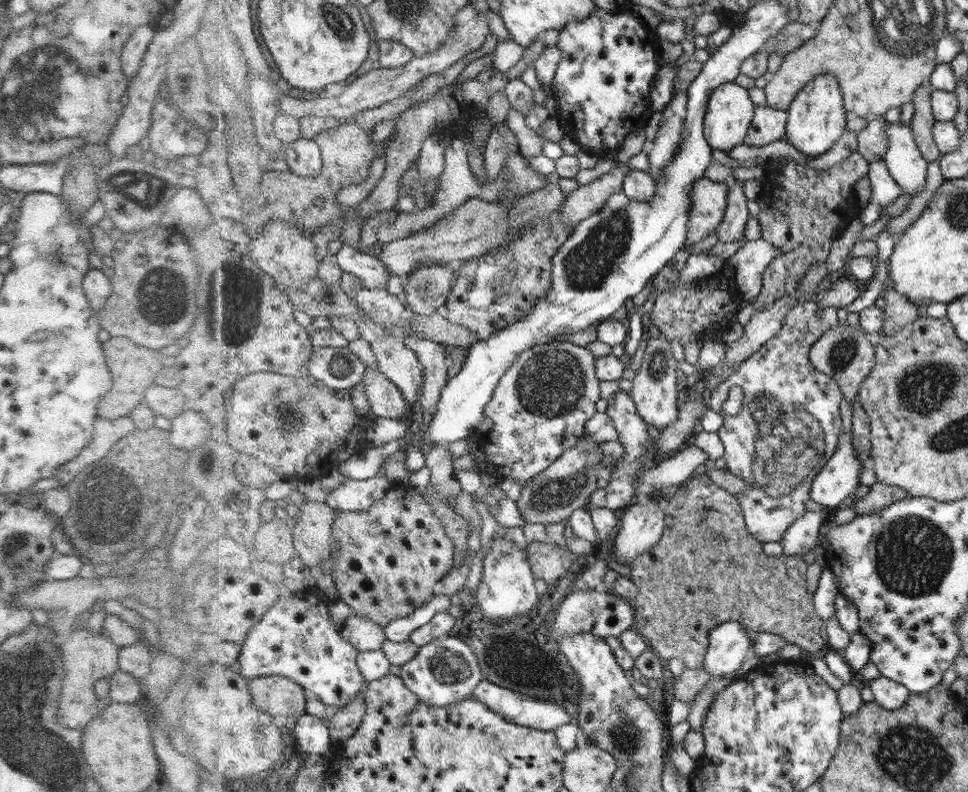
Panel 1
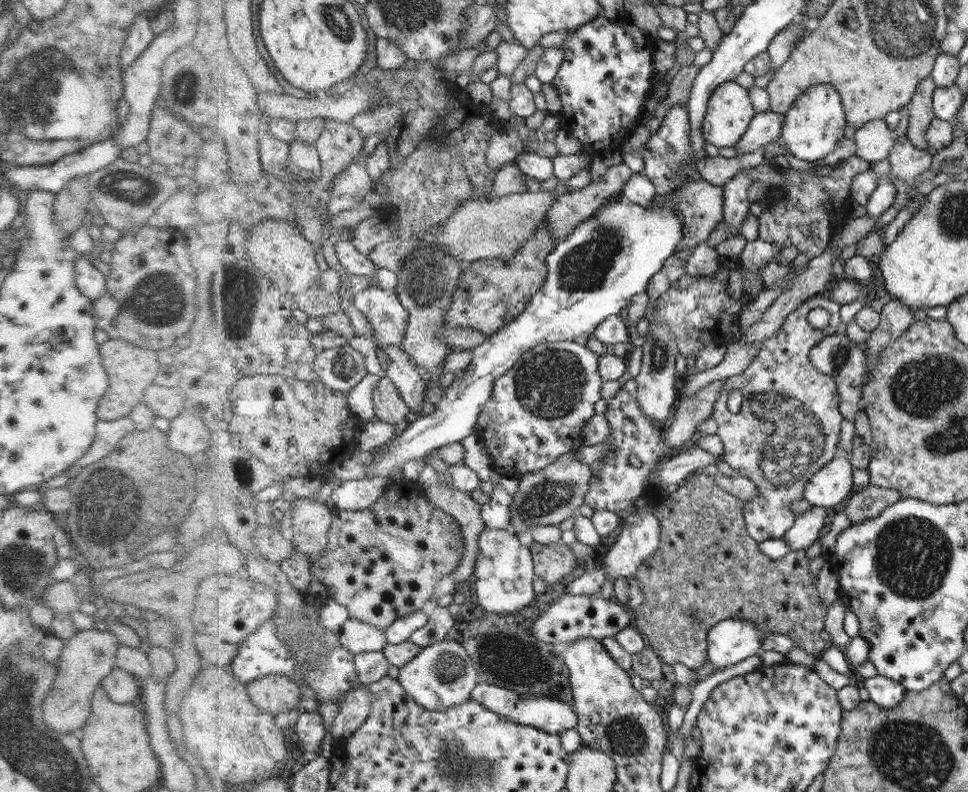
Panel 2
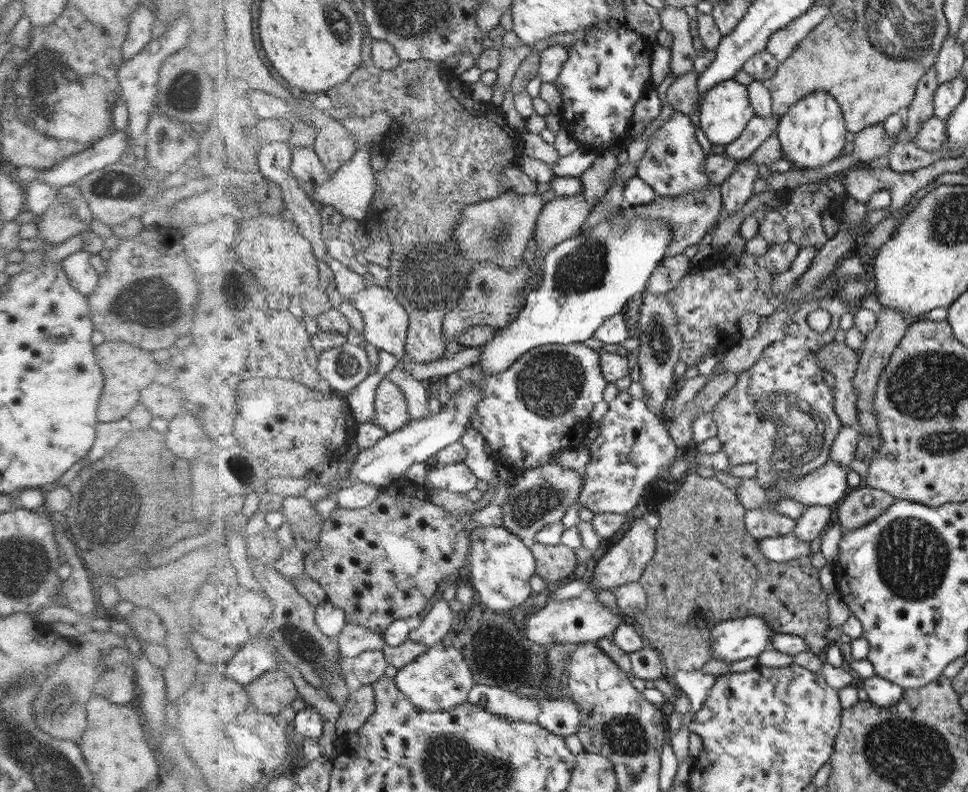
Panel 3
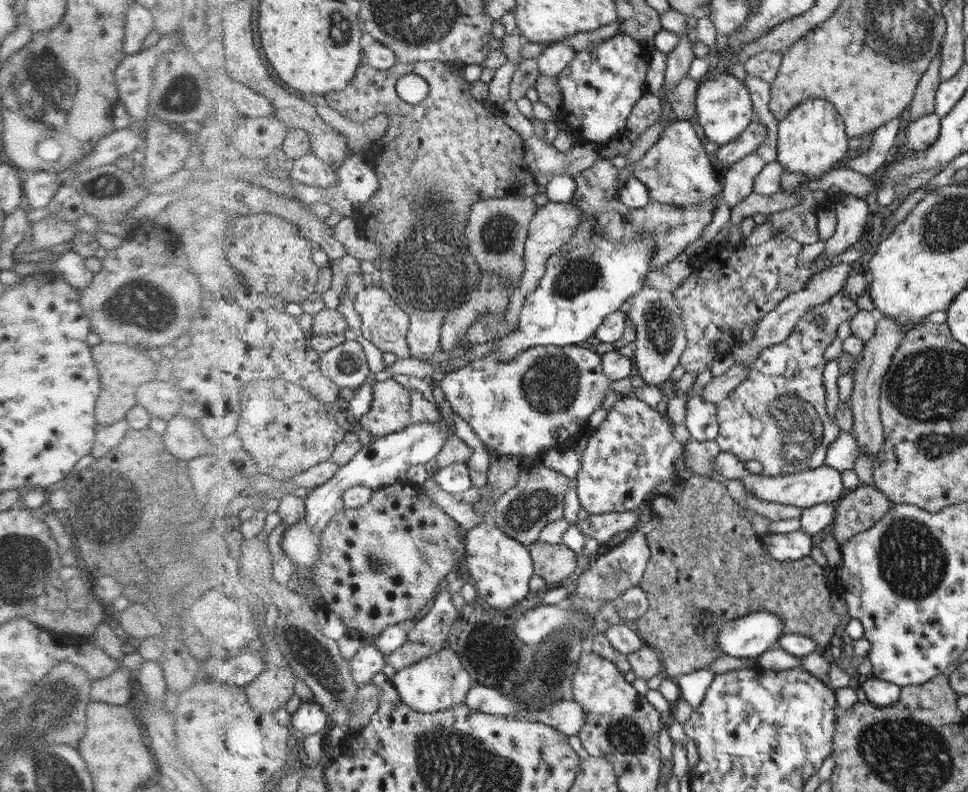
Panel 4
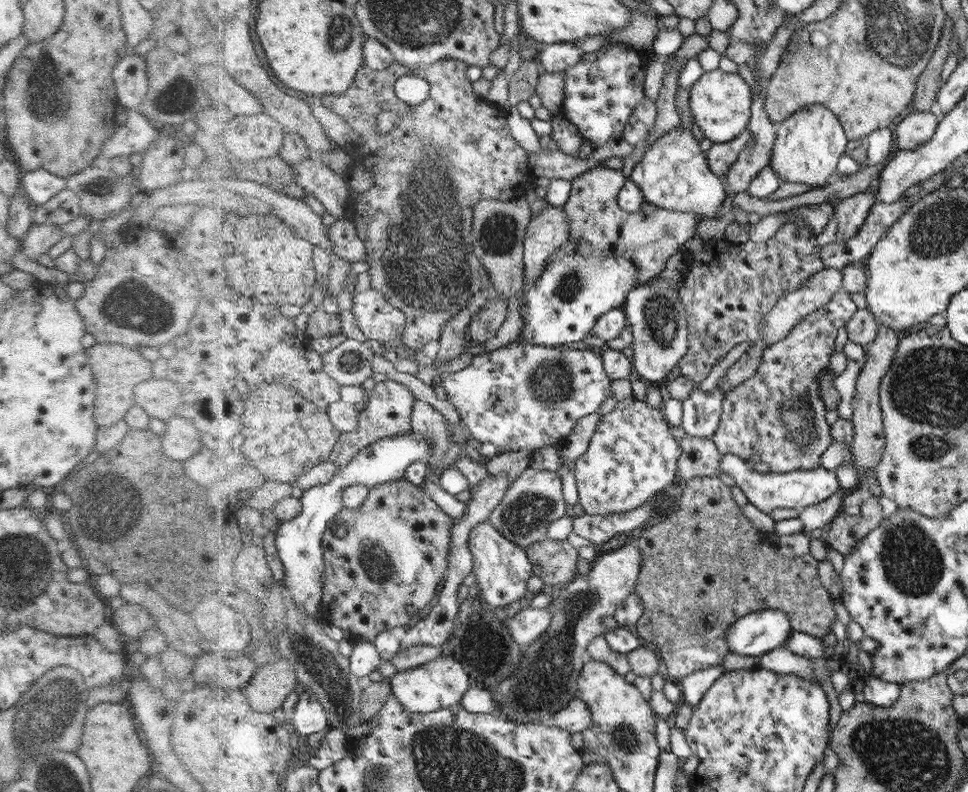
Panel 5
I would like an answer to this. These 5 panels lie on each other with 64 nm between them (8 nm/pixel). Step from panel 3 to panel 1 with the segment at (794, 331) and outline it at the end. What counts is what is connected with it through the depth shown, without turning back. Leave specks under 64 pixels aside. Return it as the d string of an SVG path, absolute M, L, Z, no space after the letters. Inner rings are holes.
M805 299L791 307L778 335L754 352L728 380L718 385L708 401L710 409L720 413L732 386L740 386L744 392L740 412L736 416L724 415L721 418L723 423L716 433L725 448L723 458L726 470L749 484L744 495L738 493L734 496L741 504L749 533L762 543L781 541L790 525L804 514L804 502L812 497L812 482L829 463L840 441L840 388L830 376L814 368L809 356L812 346L824 332L839 325L838 310L839 307L823 305L817 299Z

